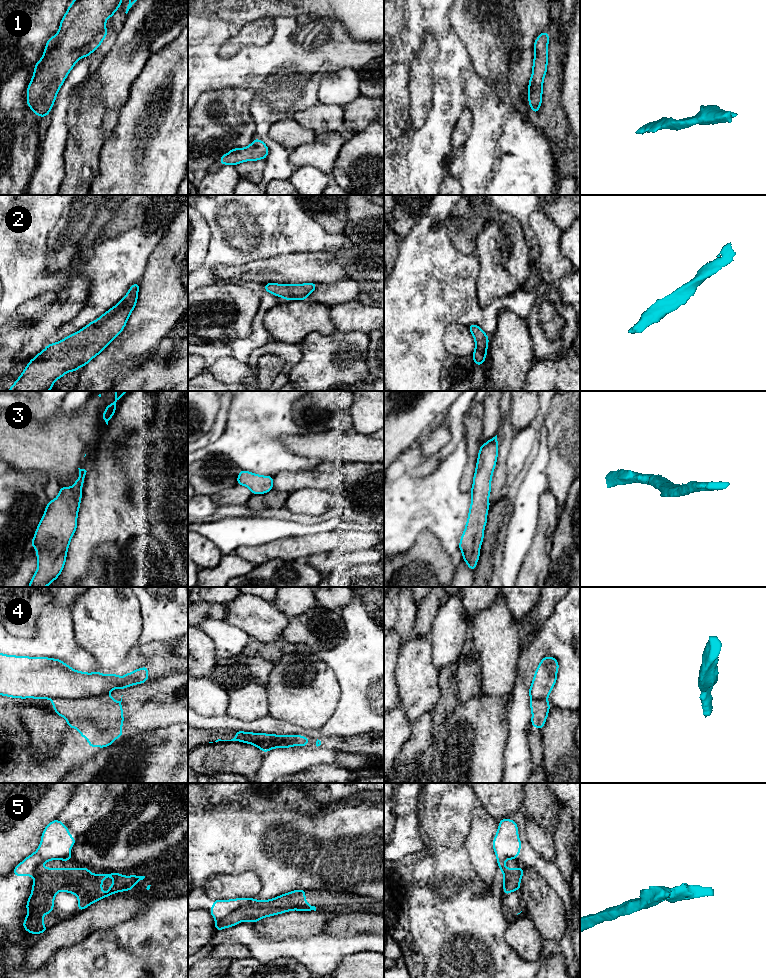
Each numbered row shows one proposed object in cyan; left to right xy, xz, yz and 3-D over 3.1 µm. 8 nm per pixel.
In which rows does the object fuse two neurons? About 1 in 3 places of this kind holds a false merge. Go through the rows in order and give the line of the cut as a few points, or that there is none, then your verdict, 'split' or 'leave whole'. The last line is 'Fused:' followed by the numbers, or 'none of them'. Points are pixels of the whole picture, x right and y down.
1: no cut; leave whole
2: no cut; leave whole
3: no cut; leave whole
4: cut in xy along (101, 694), (85, 698), (52, 699); split
5: no cut; leave whole
Fused: 4

